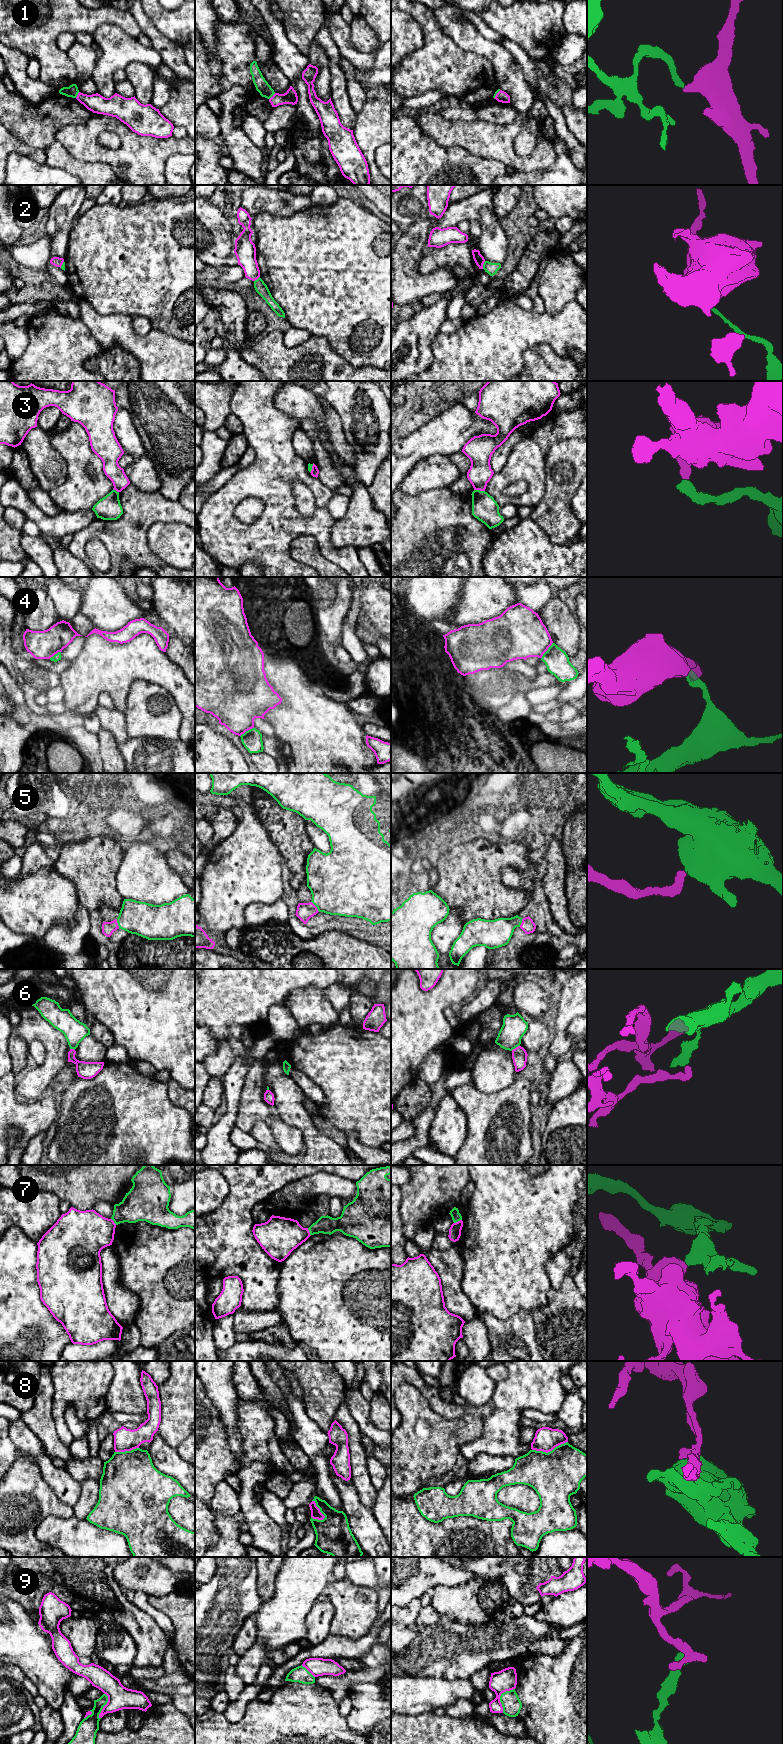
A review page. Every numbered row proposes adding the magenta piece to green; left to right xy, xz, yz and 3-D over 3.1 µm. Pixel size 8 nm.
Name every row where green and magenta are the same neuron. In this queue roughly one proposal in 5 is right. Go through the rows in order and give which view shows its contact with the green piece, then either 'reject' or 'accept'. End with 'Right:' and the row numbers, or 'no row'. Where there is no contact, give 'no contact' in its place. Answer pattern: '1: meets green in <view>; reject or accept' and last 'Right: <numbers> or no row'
1: meets green in xz; reject
2: meets green in yz; reject
3: meets green in yz; reject
4: meets green in yz; reject
5: meets green in xz; accept
6: meets green in yz; reject
7: meets green in yz; reject
8: meets green in yz; reject
9: meets green in yz; reject
Right: 5

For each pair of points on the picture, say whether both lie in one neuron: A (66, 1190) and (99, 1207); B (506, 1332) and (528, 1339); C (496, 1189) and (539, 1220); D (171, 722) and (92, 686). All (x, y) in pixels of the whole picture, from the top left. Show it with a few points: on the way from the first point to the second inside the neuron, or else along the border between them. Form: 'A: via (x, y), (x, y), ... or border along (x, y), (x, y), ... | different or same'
A: border along (114, 1203), (99, 1200), (92, 1208) | different
B: via (511, 1337), (513, 1339), (523, 1339) | same
C: via (507, 1192), (528, 1213) | same
D: border along (136, 680), (130, 687), (127, 707), (123, 712) | different

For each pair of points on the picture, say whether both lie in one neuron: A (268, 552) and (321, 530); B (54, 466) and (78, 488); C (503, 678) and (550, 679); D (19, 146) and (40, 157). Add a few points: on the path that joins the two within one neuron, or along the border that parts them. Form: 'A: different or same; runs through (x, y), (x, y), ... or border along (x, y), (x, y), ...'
A: same; runs through (281, 539), (292, 528), (308, 528)
B: different; border along (59, 453), (66, 465), (66, 479), (47, 491)
C: same; runs through (515, 683), (534, 684), (538, 681)
D: same; runs through (24, 148), (35, 154)

